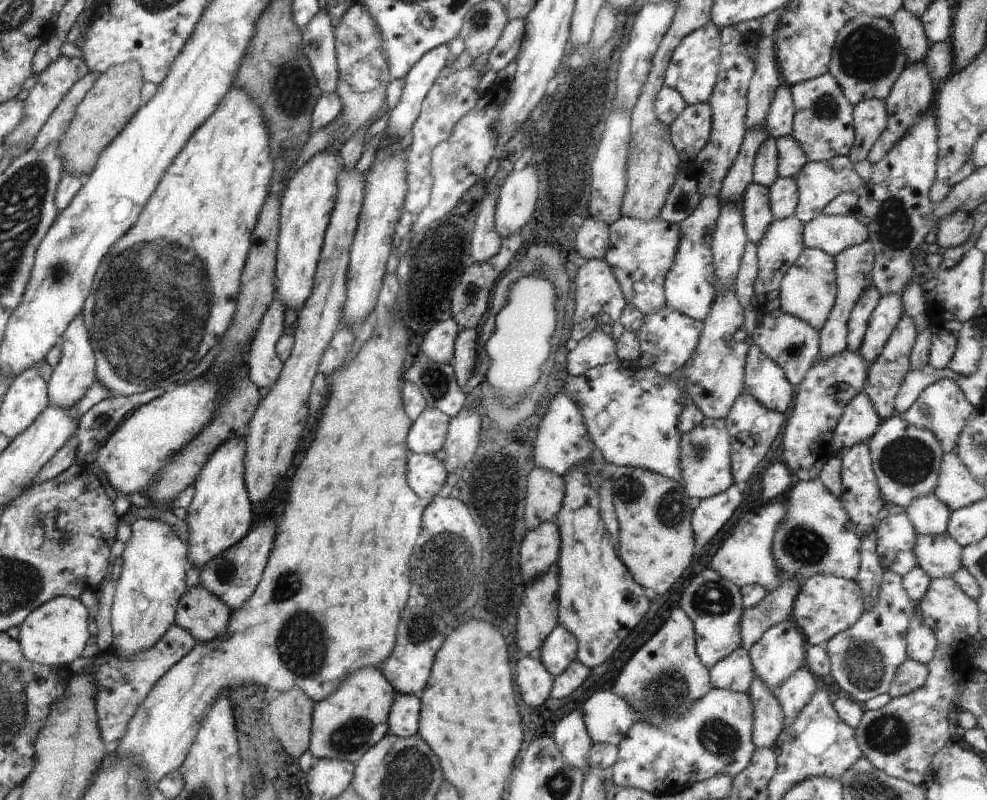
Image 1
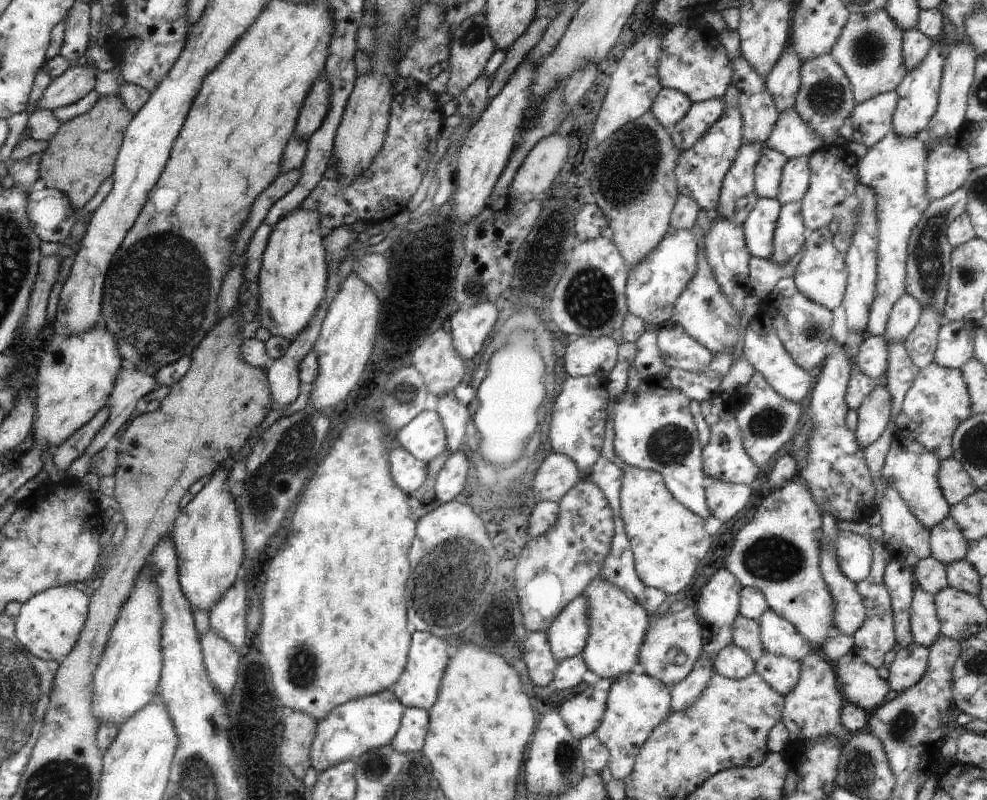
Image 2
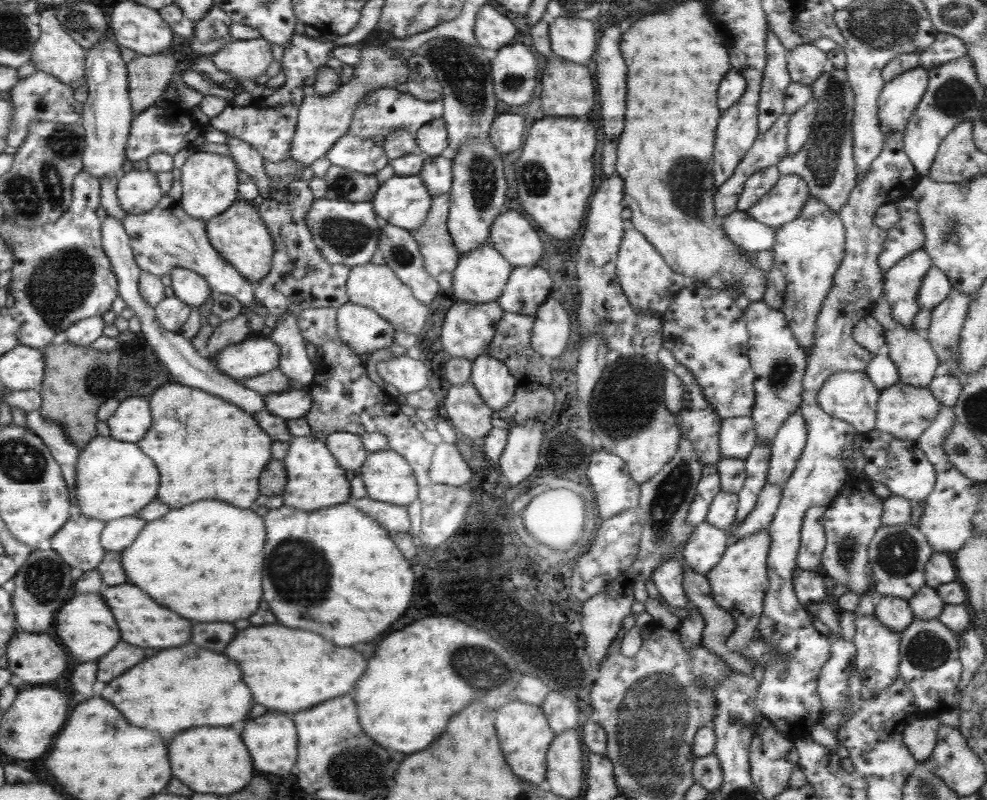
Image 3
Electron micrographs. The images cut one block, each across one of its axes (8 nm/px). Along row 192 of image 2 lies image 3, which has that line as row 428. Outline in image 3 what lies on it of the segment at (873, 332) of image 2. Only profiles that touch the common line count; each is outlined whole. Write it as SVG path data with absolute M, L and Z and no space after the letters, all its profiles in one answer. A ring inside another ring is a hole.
M897 381L886 389L879 391L876 404L874 429L889 433L899 440L915 441L933 422L939 411L939 405L925 387L912 387Z

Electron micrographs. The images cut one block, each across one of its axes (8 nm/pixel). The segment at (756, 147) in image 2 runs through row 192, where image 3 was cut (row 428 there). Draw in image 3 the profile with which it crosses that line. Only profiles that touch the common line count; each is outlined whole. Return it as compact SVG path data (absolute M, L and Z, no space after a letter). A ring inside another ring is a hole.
M750 416L720 420L718 447L720 458L743 460L756 443L754 422Z

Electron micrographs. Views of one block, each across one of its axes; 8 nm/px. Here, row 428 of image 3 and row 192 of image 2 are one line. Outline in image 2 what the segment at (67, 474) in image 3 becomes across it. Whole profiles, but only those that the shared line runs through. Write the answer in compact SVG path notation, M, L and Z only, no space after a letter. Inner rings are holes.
M51 187L26 194L26 213L37 238L58 244L70 236L77 218L69 199Z

